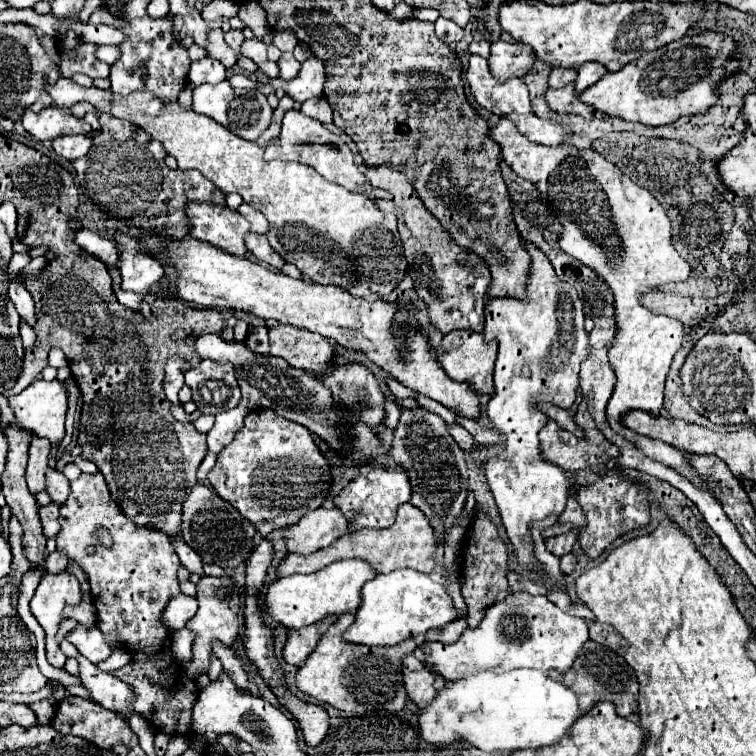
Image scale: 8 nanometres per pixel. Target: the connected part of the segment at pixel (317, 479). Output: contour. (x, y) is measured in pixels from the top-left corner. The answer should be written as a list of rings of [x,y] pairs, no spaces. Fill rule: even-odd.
[[[255,410],[245,418],[243,428],[233,442],[219,452],[217,464],[209,472],[209,482],[215,492],[237,508],[239,514],[249,520],[261,536],[267,536],[271,530],[291,526],[307,512],[319,508],[329,496],[331,472],[323,452],[313,440],[313,434],[305,426],[291,422],[273,410]]]

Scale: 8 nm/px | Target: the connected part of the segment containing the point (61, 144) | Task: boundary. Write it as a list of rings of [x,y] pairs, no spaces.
[[[81,134],[81,136],[59,136],[53,140],[53,150],[71,162],[87,156],[89,148],[91,148],[91,138],[85,134]]]

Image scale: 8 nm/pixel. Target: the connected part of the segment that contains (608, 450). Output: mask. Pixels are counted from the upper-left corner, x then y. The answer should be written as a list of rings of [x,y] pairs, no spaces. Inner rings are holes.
[[[583,398],[583,402],[577,408],[575,414],[575,422],[577,426],[583,430],[583,438],[571,434],[569,430],[563,430],[555,420],[551,420],[541,432],[539,432],[539,440],[541,440],[541,448],[543,452],[547,452],[547,460],[557,462],[561,468],[567,468],[569,472],[581,470],[581,468],[589,468],[593,464],[607,464],[609,460],[615,460],[619,456],[619,450],[595,428],[595,422],[591,420],[591,414],[587,412],[587,400]]]

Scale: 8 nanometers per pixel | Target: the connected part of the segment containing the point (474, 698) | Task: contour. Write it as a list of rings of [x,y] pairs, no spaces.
[[[519,668],[505,674],[481,672],[447,682],[431,704],[419,712],[421,736],[435,746],[447,746],[465,738],[485,752],[543,748],[559,742],[581,718],[577,694],[541,670]]]

